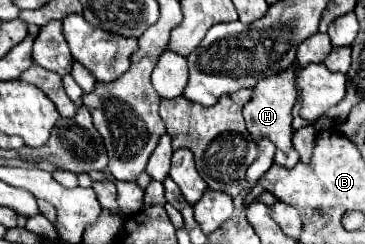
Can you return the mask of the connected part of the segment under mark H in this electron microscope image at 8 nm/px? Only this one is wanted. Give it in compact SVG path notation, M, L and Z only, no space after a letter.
M293 67L285 69L283 73L265 77L263 81L259 81L255 85L255 95L243 107L243 117L245 117L247 131L251 133L251 137L255 141L269 139L283 153L289 153L293 149L293 145L291 145L291 135L293 135L293 129L291 129L291 109L293 109L293 105L297 101L297 91L295 91L293 83L295 83Z

